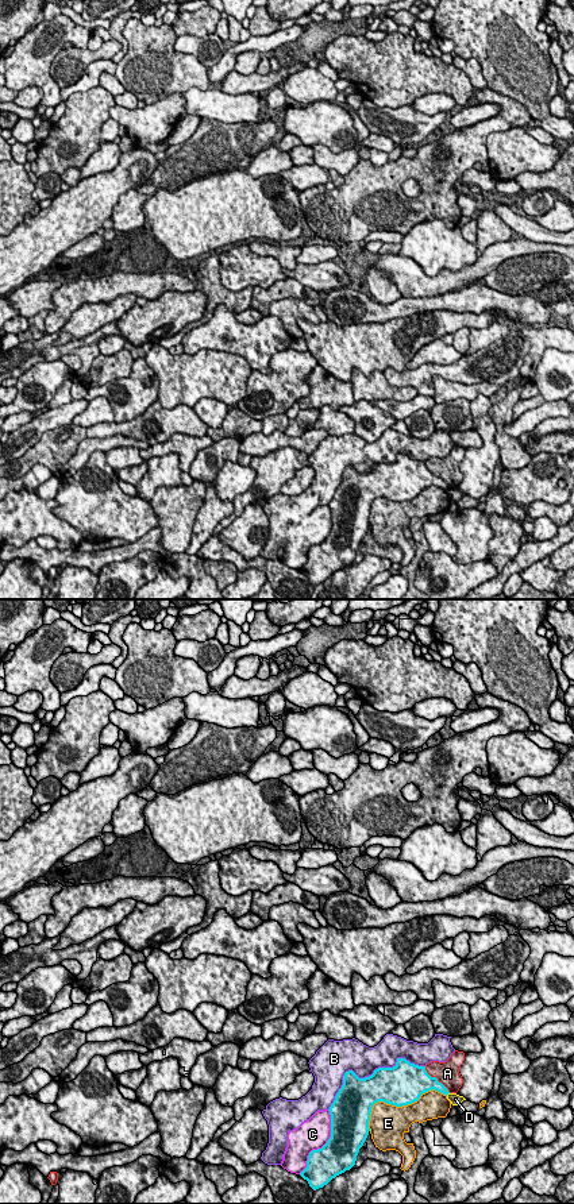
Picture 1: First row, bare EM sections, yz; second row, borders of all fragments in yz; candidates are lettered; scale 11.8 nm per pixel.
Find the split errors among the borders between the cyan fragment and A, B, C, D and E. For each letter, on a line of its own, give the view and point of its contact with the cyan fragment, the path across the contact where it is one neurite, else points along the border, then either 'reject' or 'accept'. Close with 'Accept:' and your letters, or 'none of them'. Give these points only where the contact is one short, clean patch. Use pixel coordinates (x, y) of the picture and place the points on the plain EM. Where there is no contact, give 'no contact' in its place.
A: yz (436, 474) | reject
B: yz (366, 473) | reject
C: yz (324, 540) | reject
D: yz (447, 489) | along yz (449, 487), (446, 490) | reject
E: yz (399, 501) | reject
Accept: none of them

